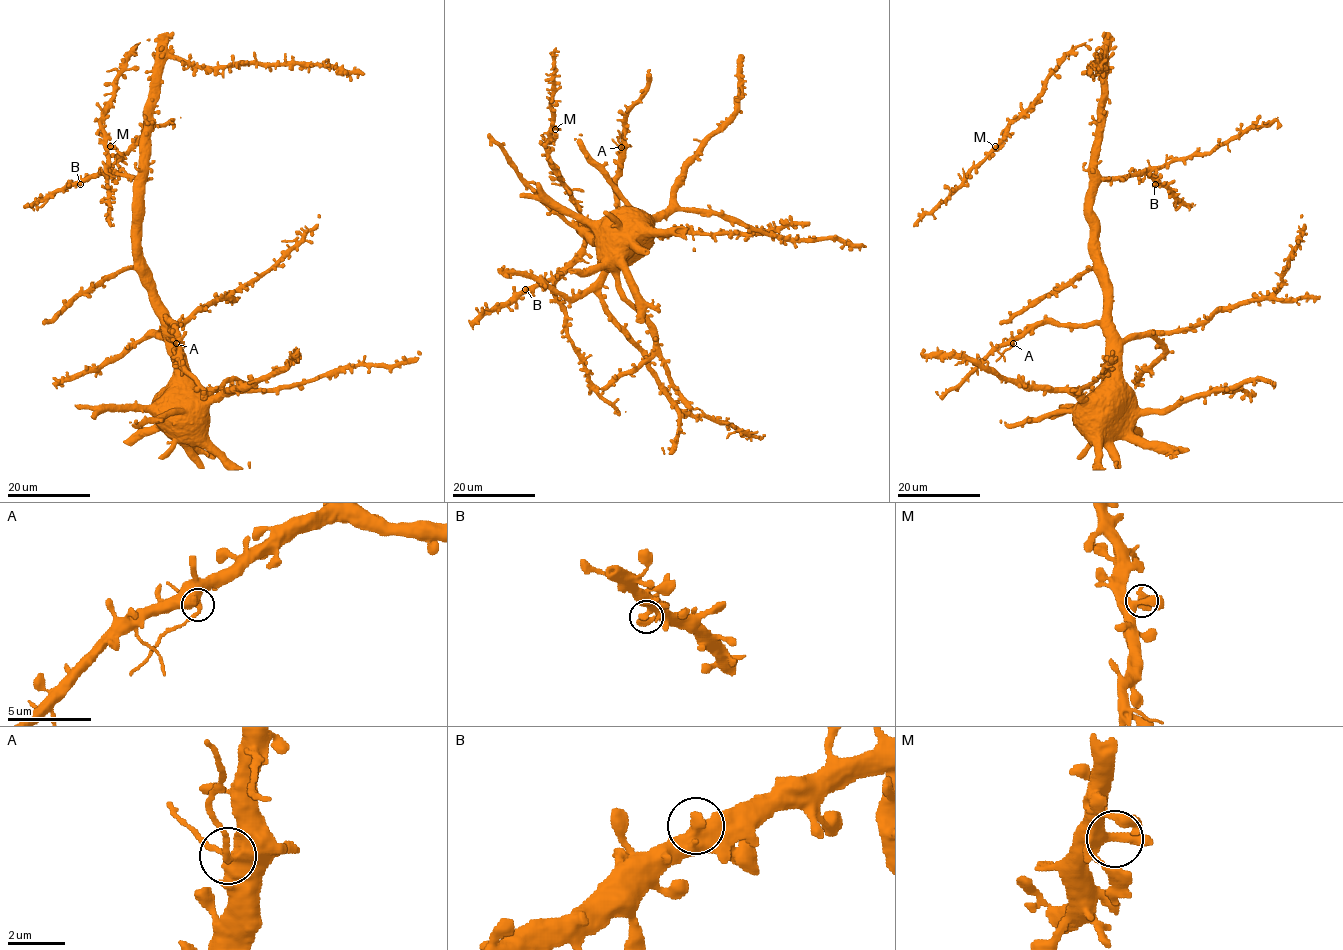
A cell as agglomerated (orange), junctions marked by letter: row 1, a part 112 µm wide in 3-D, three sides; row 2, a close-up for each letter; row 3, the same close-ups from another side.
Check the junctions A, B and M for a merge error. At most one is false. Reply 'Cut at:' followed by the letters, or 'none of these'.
Cut at: A

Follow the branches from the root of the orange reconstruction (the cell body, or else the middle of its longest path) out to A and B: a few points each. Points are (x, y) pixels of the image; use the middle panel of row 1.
A: (633, 244), (622, 243), (616, 236), (615, 176), (620, 146)
B: (633, 244), (602, 243), (584, 231), (586, 225), (583, 248), (554, 276), (525, 289)

